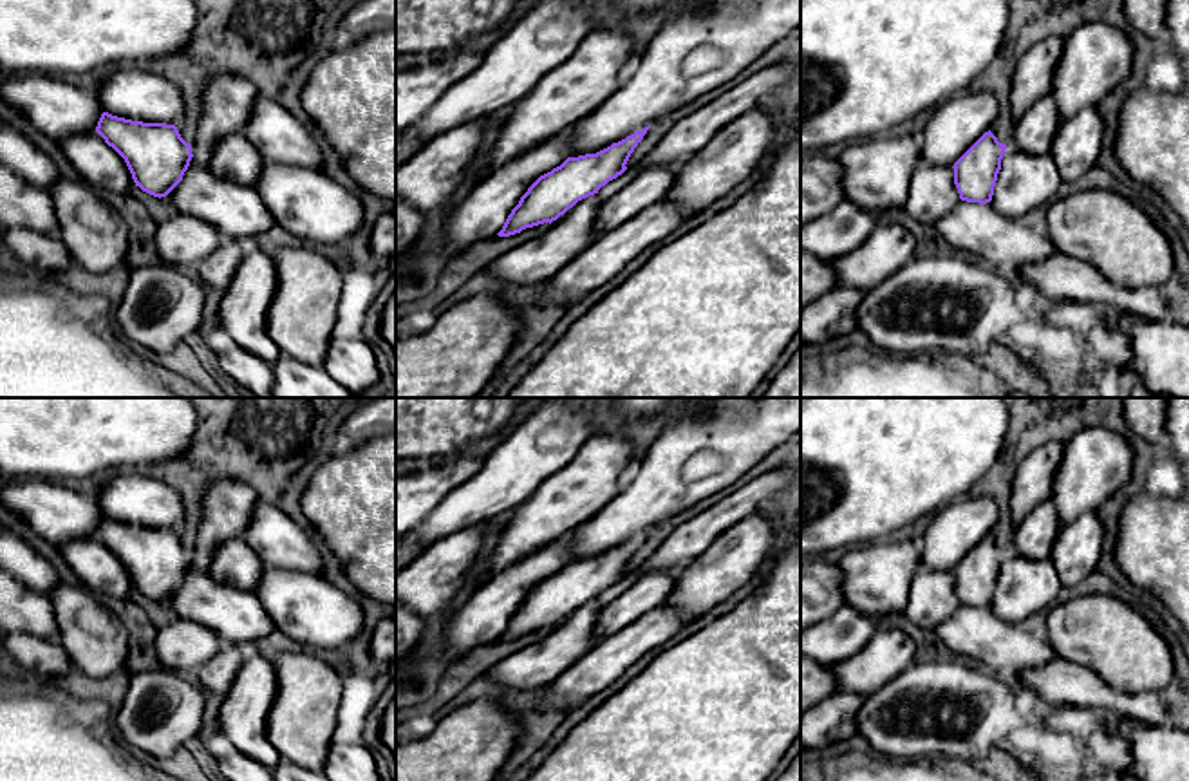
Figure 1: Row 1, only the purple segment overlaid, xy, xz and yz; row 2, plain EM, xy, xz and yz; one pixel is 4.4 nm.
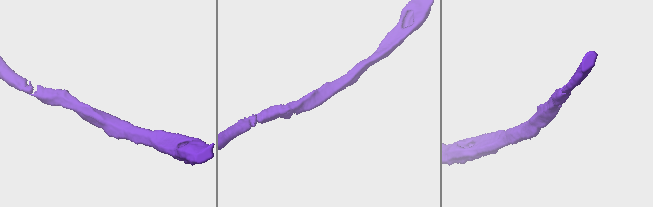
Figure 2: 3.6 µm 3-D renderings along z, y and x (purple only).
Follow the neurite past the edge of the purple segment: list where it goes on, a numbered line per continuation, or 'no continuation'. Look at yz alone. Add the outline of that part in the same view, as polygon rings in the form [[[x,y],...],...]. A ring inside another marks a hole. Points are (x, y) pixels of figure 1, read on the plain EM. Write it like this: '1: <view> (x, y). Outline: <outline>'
no continuation

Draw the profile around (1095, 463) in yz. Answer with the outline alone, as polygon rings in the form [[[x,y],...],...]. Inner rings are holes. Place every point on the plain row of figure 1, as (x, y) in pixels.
[[[1090,427],[1064,443],[1050,499],[1061,526],[1097,512],[1133,474],[1135,450],[1117,430]]]

